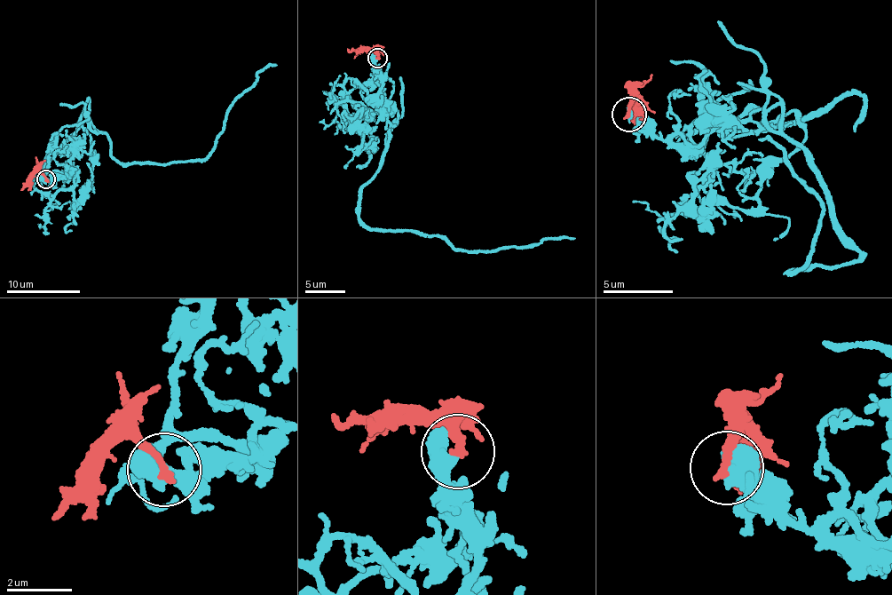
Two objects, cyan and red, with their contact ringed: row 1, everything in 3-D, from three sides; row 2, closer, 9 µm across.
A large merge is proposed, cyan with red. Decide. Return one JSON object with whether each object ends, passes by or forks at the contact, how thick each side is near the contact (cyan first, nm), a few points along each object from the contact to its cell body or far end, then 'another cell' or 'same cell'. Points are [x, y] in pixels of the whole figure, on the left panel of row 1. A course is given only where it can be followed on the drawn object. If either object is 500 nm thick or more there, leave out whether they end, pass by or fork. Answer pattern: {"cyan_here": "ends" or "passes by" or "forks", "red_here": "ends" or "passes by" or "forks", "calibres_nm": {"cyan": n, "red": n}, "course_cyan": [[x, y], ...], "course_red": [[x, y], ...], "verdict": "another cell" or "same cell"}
{"cyan_here": "passes by", "red_here": "ends", "calibres_nm": {"cyan": 400, "red": 280}, "course_cyan": [[46, 178], [67, 175], [38, 179], [58, 132], [90, 118], [122, 162], [205, 158], [230, 105], [276, 64]], "course_red": [[46, 178], [38, 171], [21, 190]], "verdict": "another cell"}

